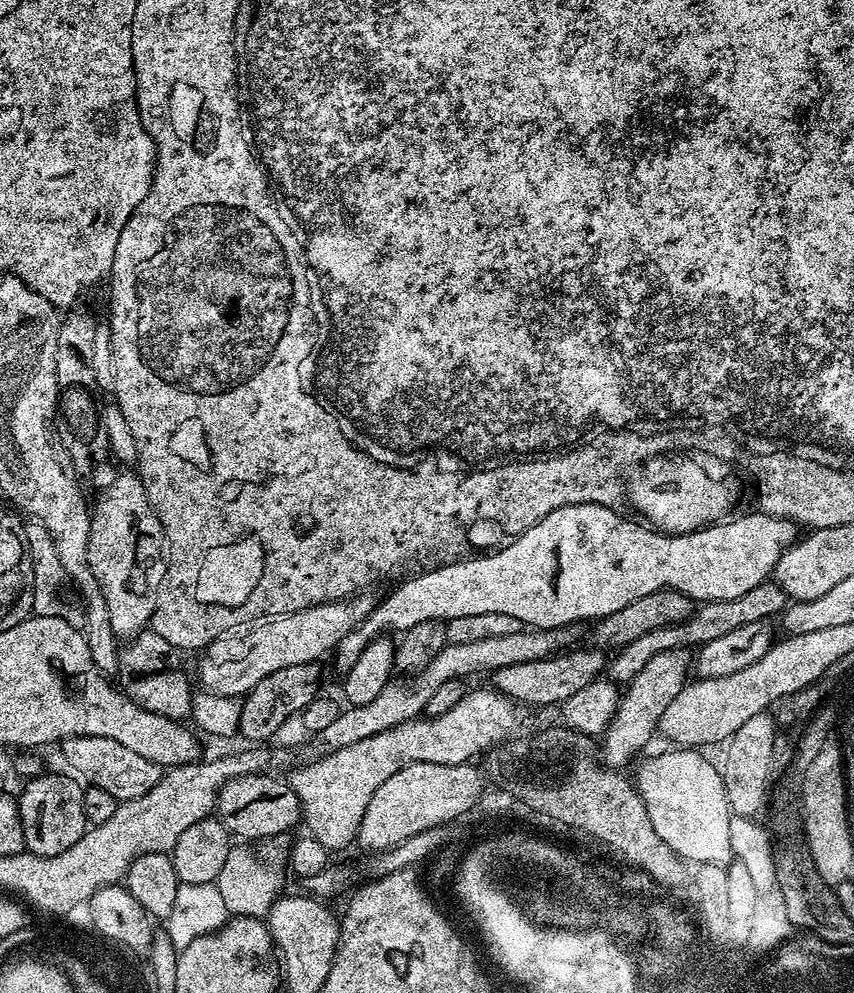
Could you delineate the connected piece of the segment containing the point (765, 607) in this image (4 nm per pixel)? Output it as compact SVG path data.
M765 582L754 586L754 590L746 590L746 594L741 594L738 598L705 600L689 614L685 621L650 630L619 649L613 655L616 657L613 660L611 657L607 665L607 675L617 685L626 686L638 674L638 670L642 670L642 666L646 666L650 658L662 654L662 650L675 648L694 650L706 642L714 642L714 638L722 638L722 634L730 634L730 630L738 630L738 626L750 626L750 622L779 617L789 603L790 597L775 582Z

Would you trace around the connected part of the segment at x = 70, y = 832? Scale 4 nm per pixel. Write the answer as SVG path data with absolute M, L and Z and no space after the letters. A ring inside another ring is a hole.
M45 771L39 776L33 776L23 781L24 789L18 793L18 801L22 820L22 830L25 832L25 849L39 856L53 856L62 854L62 850L70 850L78 838L87 832L90 825L82 810L82 798L85 785L75 775L63 776L60 772Z

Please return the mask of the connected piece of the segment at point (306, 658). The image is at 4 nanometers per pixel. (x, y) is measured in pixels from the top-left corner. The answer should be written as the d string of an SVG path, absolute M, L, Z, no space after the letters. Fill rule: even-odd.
M357 594L349 596L347 600L331 600L325 604L311 604L309 608L303 608L297 612L287 612L281 616L269 616L258 620L247 620L233 628L227 628L222 634L214 638L207 648L203 649L200 660L200 680L203 691L213 692L216 696L235 696L243 698L247 696L262 678L273 674L283 667L297 666L299 663L319 661L328 652L331 653L363 620L374 611L377 606L377 597L372 594Z

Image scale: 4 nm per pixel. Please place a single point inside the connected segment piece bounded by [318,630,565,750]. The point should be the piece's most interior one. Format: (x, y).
(401, 700)

